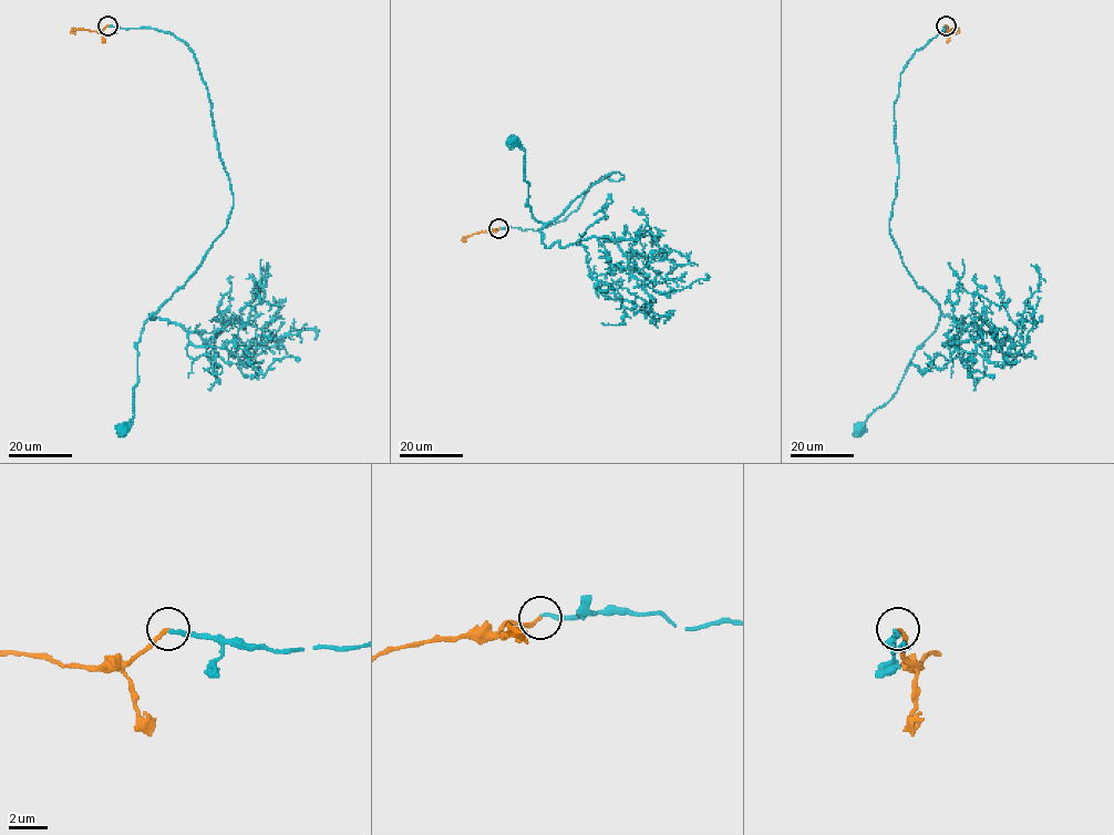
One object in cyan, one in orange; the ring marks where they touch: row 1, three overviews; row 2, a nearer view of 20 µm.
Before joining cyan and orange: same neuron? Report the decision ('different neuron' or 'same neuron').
same neuron

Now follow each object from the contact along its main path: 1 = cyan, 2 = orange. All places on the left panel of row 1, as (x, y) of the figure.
1: (107, 26), (172, 33), (192, 50), (234, 198), (227, 227), (200, 265), (143, 325), (134, 416), (123, 429)
2: (107, 26), (101, 31), (74, 29), (71, 32)

